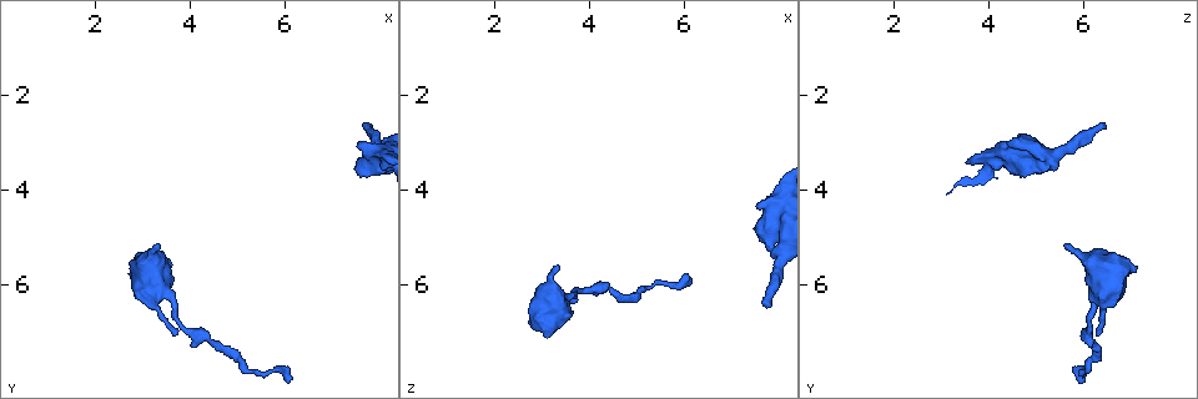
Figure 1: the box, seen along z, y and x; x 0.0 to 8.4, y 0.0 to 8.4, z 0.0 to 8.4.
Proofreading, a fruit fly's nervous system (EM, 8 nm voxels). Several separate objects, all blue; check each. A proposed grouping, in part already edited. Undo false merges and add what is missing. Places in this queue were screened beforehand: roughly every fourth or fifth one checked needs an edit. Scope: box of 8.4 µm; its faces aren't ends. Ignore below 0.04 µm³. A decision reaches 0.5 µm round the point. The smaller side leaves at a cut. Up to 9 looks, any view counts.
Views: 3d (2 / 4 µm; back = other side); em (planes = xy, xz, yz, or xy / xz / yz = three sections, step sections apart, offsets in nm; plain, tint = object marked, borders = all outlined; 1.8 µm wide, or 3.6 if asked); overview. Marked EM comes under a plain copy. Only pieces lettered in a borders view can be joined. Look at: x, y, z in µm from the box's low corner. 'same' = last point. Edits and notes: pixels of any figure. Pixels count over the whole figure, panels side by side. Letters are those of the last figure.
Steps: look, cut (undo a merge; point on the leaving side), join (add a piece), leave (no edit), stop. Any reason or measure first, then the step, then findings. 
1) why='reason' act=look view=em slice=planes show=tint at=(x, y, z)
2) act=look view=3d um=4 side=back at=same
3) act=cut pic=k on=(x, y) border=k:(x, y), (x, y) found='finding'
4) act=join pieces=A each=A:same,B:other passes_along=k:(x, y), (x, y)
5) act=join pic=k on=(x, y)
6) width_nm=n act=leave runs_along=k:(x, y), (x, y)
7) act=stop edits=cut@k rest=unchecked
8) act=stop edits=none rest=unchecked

why='branch stops here' act=look view=em slice=planes show=borders at=(3.30, 5.20, 5.55)

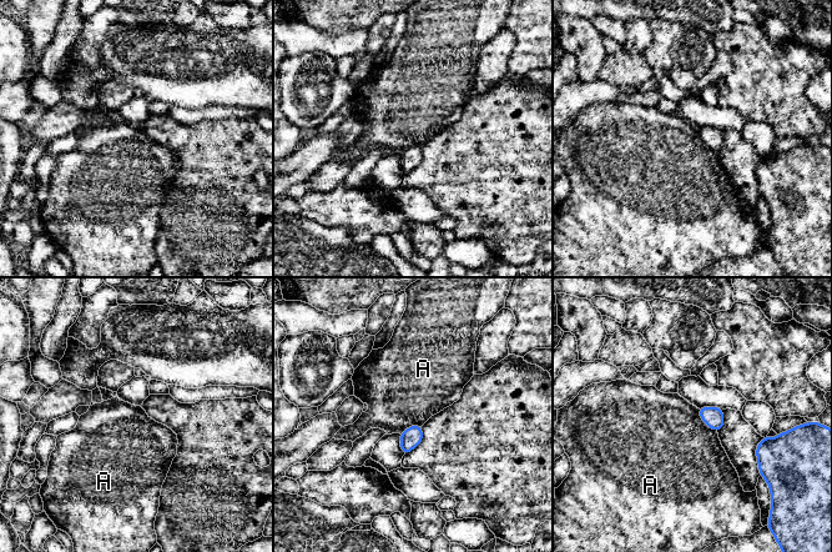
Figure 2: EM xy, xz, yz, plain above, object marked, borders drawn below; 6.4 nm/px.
act=leave each=A:other border=2:(697, 409), (701, 418), (716, 431) found='no lettered piece goes on from it'

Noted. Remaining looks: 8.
why='an open end' act=look view=em slice=yz step=8 show=tint at=(3.75, 7.00, 6.30)

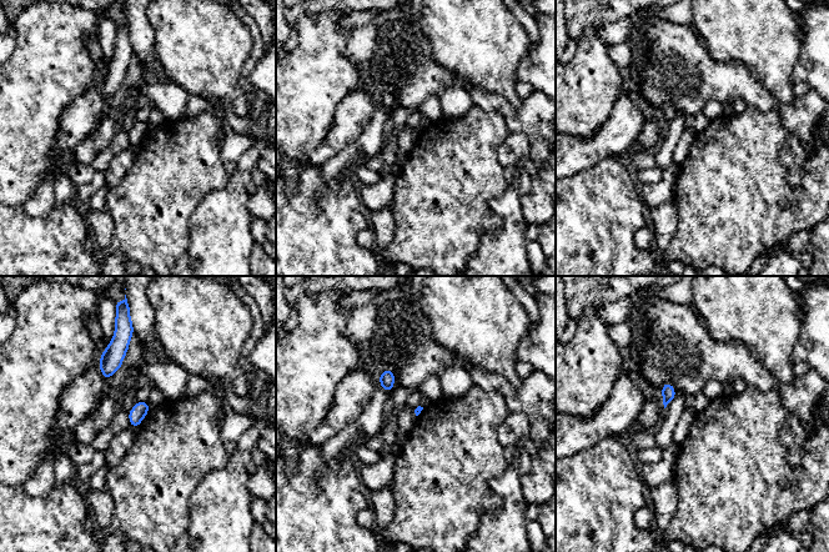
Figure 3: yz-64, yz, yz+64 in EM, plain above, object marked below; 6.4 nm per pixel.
why='cut it another way' act=look view=em slice=planes show=borders at=same

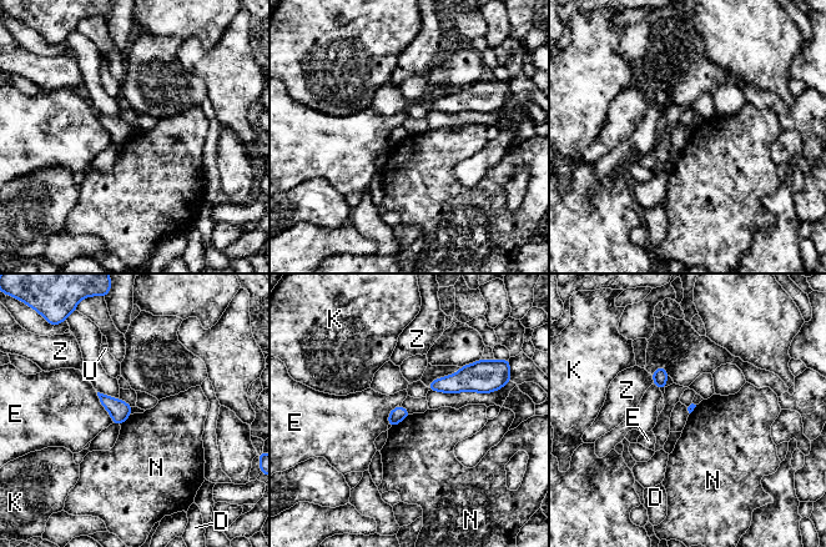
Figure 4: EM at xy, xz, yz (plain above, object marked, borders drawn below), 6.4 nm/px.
act=leave each=D:other,E:other,K:other,N:other,U:other,Z:other found='no lettered piece goes on from it'

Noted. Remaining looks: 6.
why='an open end' act=look view=em slice=planes show=borders at=(7.75, 2.65, 6.45)

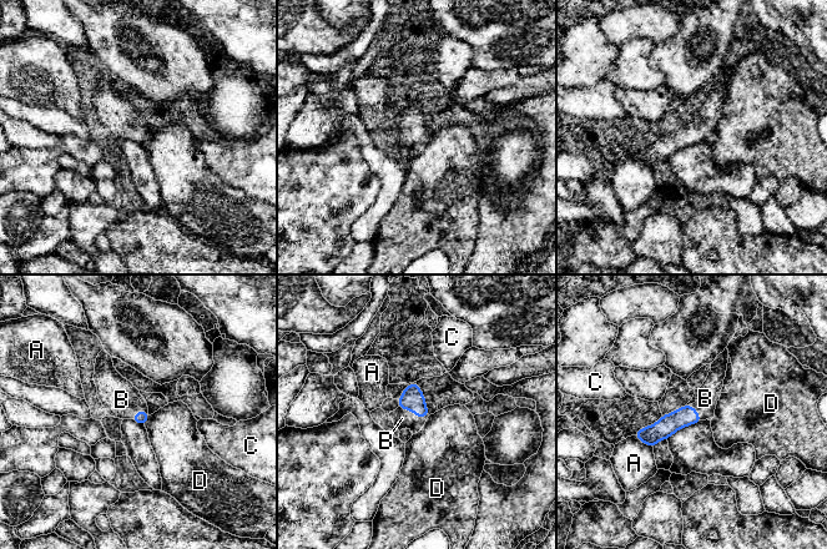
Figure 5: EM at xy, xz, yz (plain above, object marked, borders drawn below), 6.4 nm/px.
act=join pieces=B each=A:other,B:same,C:other,D:other passes_along=5:(412, 398), (413, 412), (402, 418) found='the neuron continues'

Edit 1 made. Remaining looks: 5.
act=look view=overview

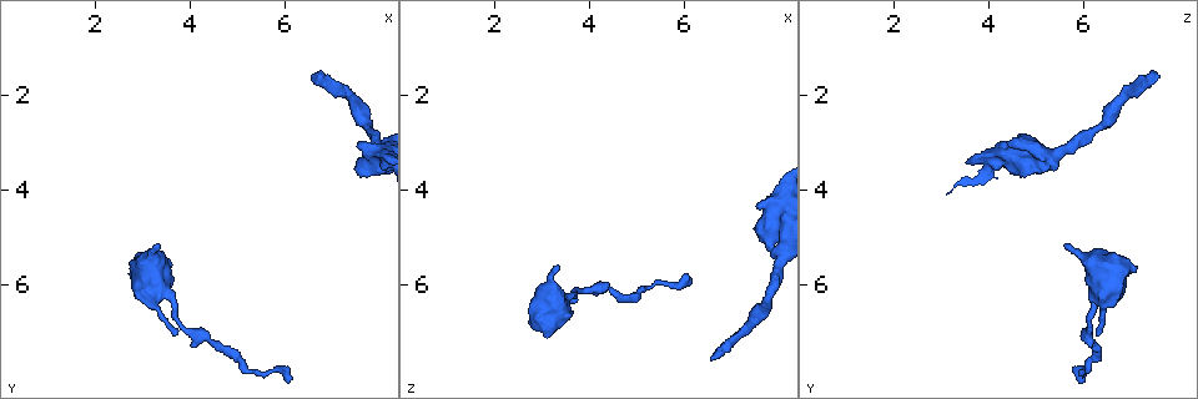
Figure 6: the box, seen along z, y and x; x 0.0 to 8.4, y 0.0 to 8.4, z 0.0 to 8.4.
why='end of a long branch' act=look view=em slice=planes show=borders at=(6.50, 1.65, 7.55)

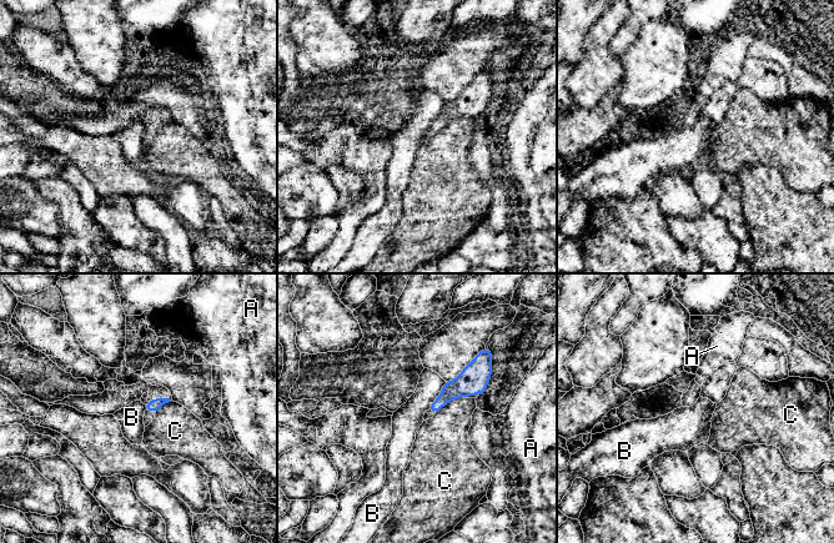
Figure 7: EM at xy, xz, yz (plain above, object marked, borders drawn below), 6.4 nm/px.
longest_contact=C:200nm act=leave each=A:other,B:other,C:other border=7:(446, 382), (442, 392), (432, 402) found='no lettered piece goes on from it'

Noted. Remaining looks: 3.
act=stop edits=join@5 rest=unchecked

